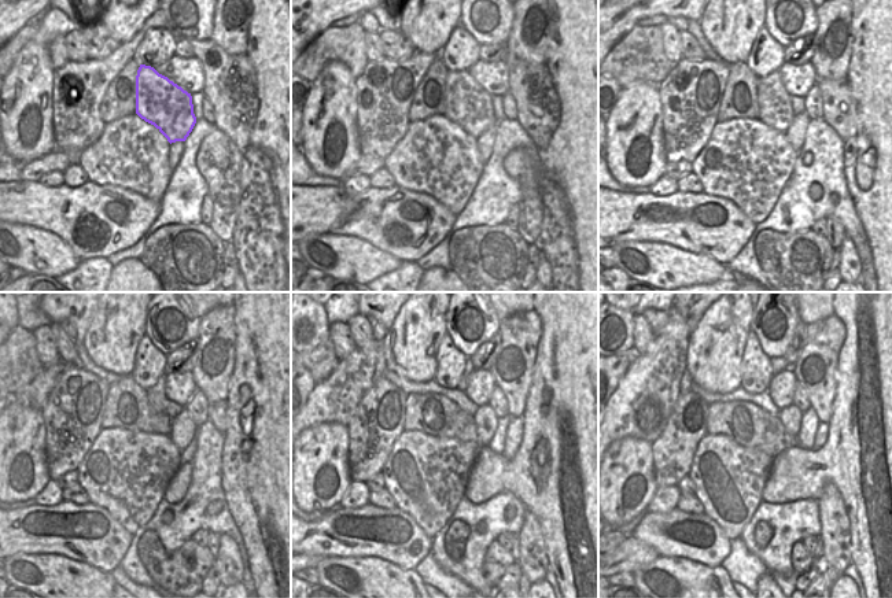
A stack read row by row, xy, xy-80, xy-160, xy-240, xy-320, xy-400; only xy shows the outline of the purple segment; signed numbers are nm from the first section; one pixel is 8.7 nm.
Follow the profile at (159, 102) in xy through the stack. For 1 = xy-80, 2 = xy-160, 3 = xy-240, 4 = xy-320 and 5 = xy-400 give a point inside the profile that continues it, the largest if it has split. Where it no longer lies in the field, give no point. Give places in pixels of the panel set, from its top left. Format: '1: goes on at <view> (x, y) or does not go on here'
1: goes on at xy-80 (468, 104)
2: goes on at xy-160 (776, 110)
3: goes on at xy-240 (155, 394)
4: goes on at xy-320 (470, 366)
5: goes on at xy-400 (778, 364)

